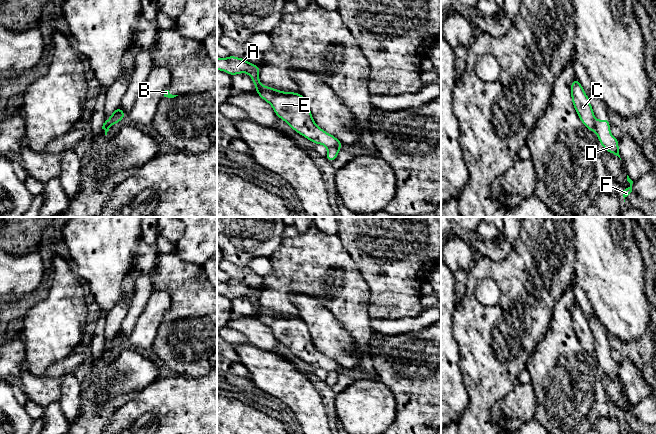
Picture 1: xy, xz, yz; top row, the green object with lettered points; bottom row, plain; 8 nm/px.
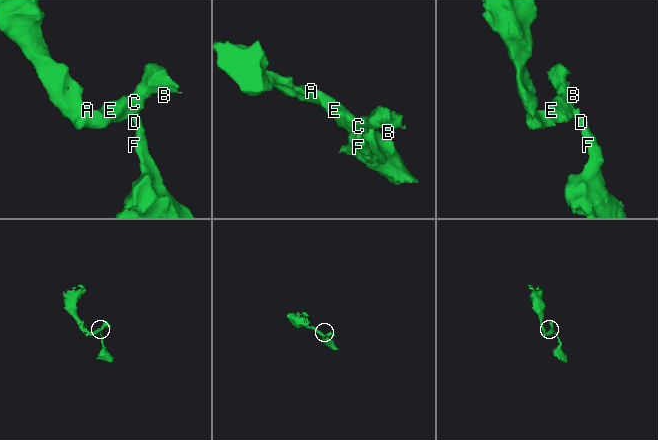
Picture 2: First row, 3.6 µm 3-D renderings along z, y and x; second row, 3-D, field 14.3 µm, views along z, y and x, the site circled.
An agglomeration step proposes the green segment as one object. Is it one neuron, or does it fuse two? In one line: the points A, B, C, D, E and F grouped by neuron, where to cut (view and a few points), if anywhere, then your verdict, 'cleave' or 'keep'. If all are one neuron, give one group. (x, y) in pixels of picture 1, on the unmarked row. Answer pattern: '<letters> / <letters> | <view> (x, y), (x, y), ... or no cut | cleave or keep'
A B C E / D F | xz (328, 371), (336, 371), (338, 373) | cleave

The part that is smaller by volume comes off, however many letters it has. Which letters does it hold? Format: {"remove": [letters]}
{"remove": ["D", "F"]}

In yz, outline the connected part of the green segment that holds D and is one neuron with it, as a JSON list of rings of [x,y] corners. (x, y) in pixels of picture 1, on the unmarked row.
[[[609,343],[595,344],[595,354],[596,360],[599,363],[604,374],[618,380],[619,379],[619,366],[610,356],[610,346]]]

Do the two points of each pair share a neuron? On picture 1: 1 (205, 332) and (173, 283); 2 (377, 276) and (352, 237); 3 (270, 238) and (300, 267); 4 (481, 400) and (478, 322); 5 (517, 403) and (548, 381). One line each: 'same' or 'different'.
1: same
2: same
3: different
4: same
5: different

